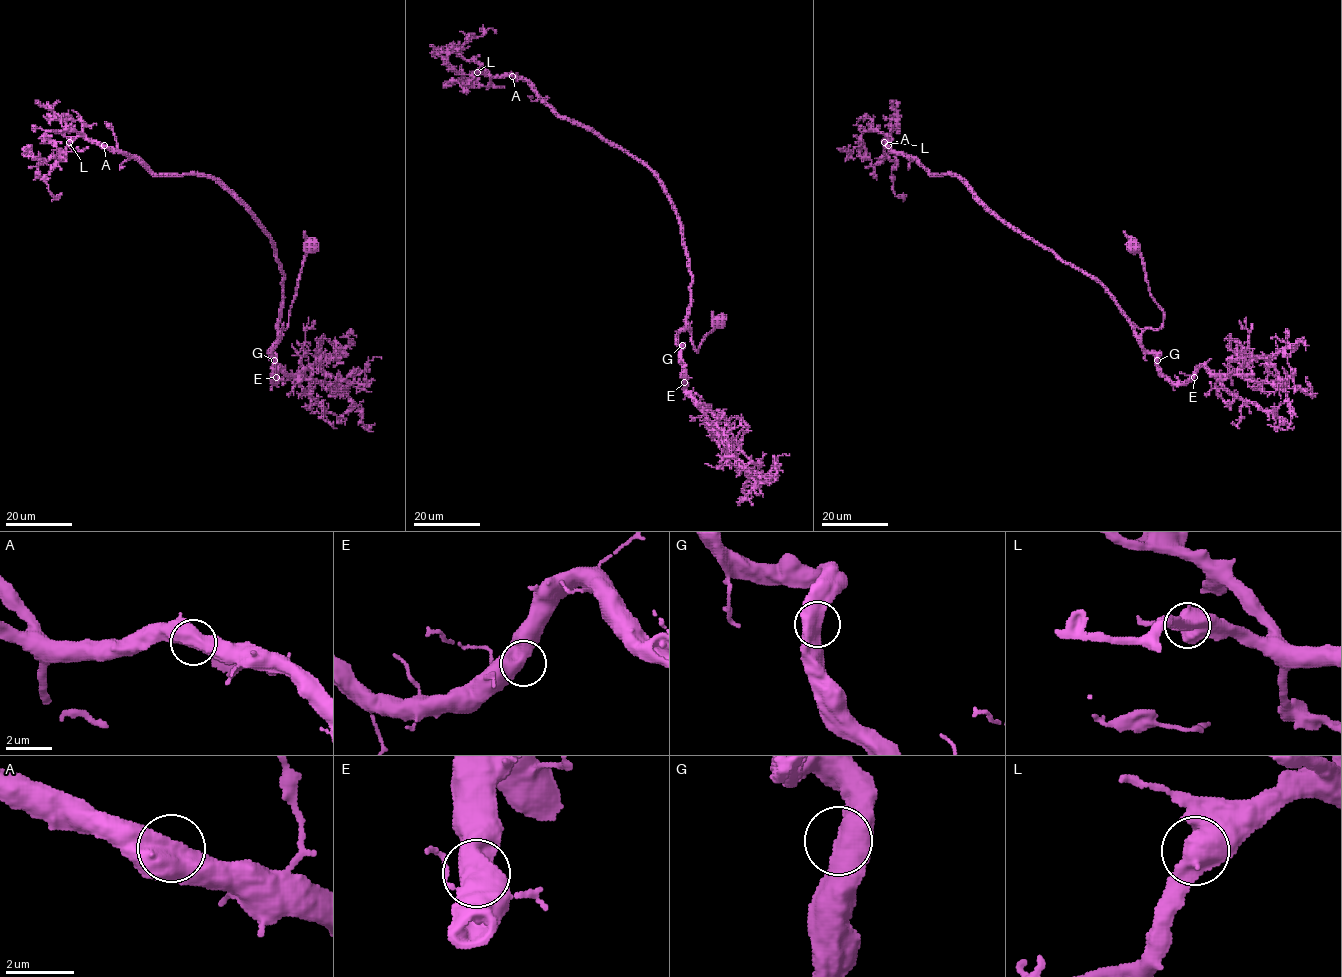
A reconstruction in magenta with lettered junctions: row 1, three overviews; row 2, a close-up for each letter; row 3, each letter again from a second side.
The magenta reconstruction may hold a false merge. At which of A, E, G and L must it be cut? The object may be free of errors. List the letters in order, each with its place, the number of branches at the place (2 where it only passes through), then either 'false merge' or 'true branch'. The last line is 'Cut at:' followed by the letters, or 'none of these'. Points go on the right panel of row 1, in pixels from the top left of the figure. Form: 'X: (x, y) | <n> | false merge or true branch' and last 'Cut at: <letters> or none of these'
A: (888, 145) | 2 | true branch
E: (1194, 377) | 2 | true branch
G: (1157, 360) | 2 | true branch
L: (884, 142) | 2 | true branch
Cut at: none of these

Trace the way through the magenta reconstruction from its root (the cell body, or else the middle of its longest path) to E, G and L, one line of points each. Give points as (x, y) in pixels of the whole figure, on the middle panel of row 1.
E: (720, 318), (717, 318), (717, 324), (697, 351), (689, 329), (679, 333), (684, 382)
G: (720, 318), (717, 318), (717, 324), (697, 351), (689, 329), (678, 335), (678, 344), (682, 346)
L: (720, 318), (697, 351), (686, 322), (689, 259), (660, 179), (622, 148), (564, 120), (525, 80), (477, 72)

